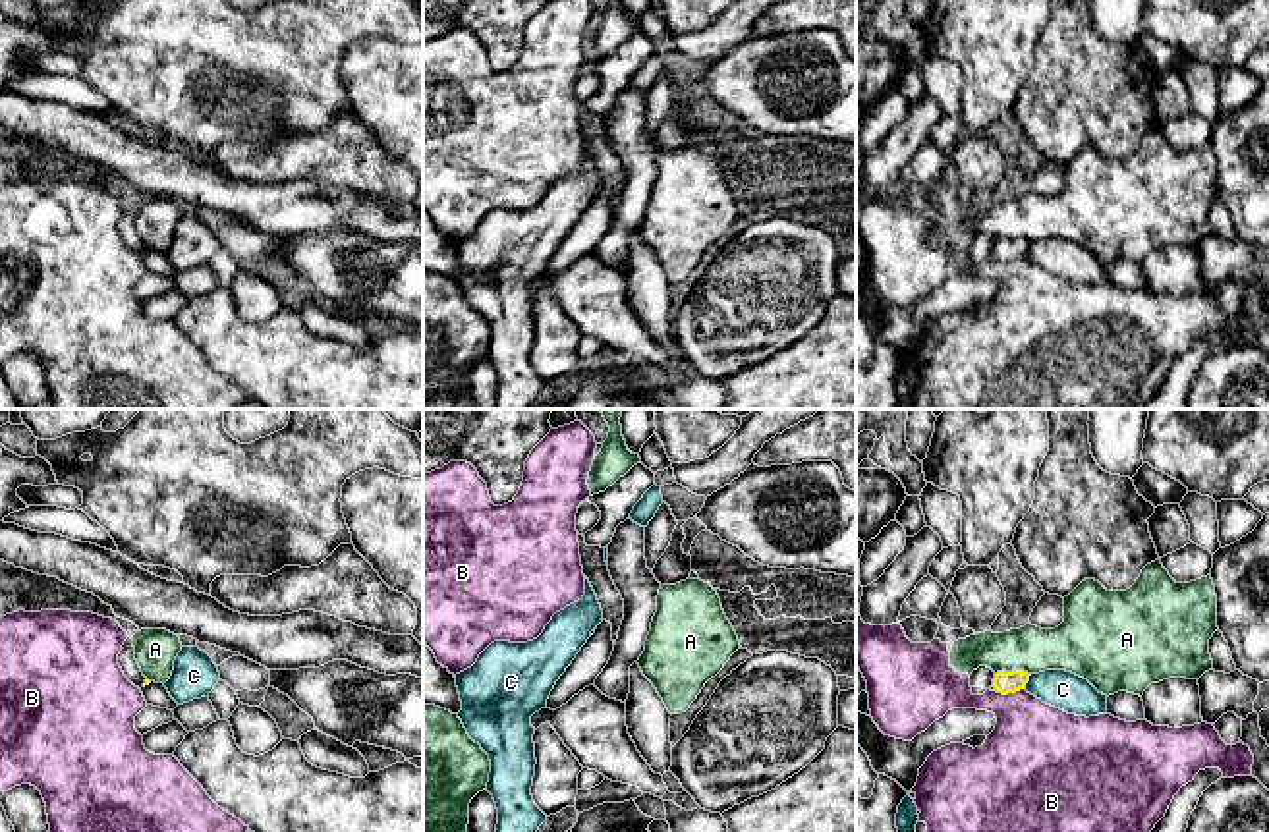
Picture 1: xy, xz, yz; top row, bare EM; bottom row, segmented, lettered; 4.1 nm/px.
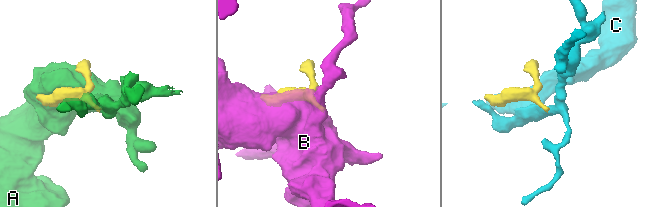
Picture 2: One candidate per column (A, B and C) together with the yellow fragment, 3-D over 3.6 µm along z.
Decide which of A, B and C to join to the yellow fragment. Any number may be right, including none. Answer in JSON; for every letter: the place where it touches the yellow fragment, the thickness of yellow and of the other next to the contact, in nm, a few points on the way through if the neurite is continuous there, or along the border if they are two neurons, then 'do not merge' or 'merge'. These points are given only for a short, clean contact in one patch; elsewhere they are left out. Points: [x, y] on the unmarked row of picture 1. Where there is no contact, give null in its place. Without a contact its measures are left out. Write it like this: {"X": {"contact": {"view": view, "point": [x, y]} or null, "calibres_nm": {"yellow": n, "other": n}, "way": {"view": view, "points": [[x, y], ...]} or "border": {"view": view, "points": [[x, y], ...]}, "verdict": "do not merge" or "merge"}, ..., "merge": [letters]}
{"A": {"contact": {"view": "yz", "point": [1013, 238]}, "calibres_nm": {"yellow": 100, "other": 190}, "verdict": "do not merge"}, "B": {"contact": {"view": "yz", "point": [1011, 259]}, "calibres_nm": {"yellow": 100, "other": 360}, "verdict": "do not merge"}, "C": {"contact": {"view": "yz", "point": [1028, 248]}, "calibres_nm": {"yellow": 100, "other": 160}, "border": {"view": "yz", "points": [[1032, 242], [1022, 255]]}, "verdict": "do not merge"}, "merge": []}

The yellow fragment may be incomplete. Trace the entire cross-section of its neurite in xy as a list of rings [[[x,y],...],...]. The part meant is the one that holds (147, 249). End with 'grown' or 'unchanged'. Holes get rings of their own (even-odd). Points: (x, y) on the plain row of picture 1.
[[[145,247],[141,261],[143,261],[147,272],[168,276],[172,280],[178,274],[178,270],[170,264],[164,251],[155,251],[155,249]]] | grown

